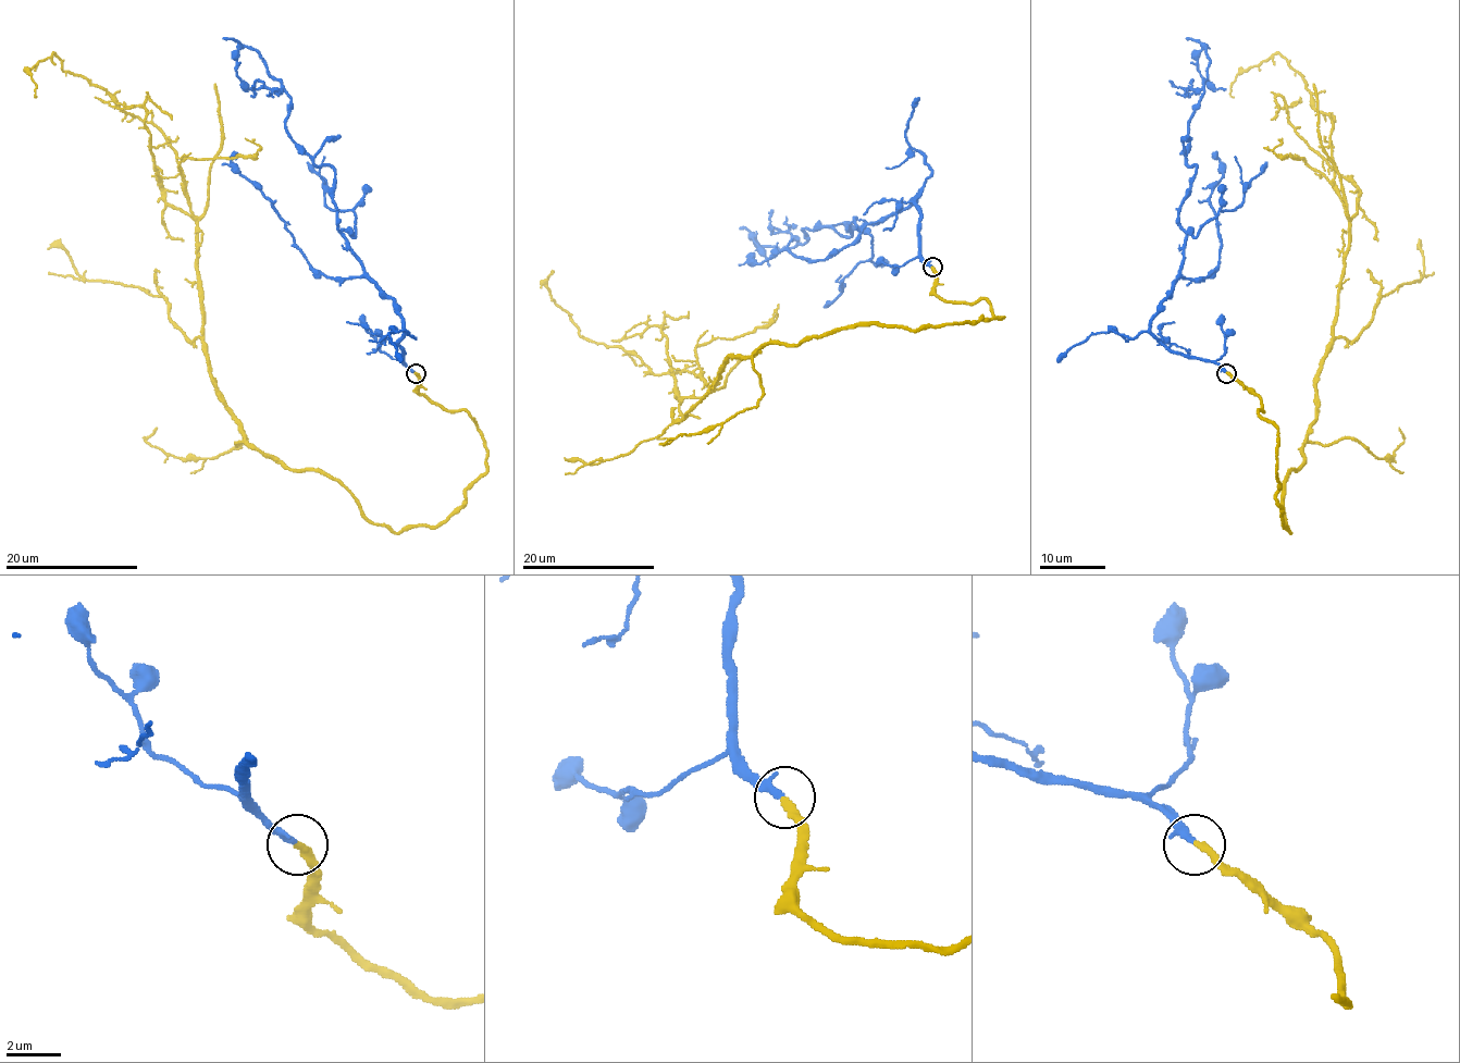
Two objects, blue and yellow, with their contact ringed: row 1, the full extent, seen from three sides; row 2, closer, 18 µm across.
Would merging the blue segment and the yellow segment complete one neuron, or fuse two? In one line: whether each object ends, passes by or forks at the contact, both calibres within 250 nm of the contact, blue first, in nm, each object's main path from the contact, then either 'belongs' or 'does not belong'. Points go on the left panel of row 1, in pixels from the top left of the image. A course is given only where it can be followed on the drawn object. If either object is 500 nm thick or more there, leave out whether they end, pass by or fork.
blue ends | yellow ends | 280/280 nm | blue via (413, 373), (396, 303), (336, 224), (333, 170), (292, 138), (288, 94), (244, 46), (237, 74), (252, 89) | yellow via (416, 373), (486, 471), (391, 532), (214, 386), (176, 150), (53, 54), (34, 97) | belongs

